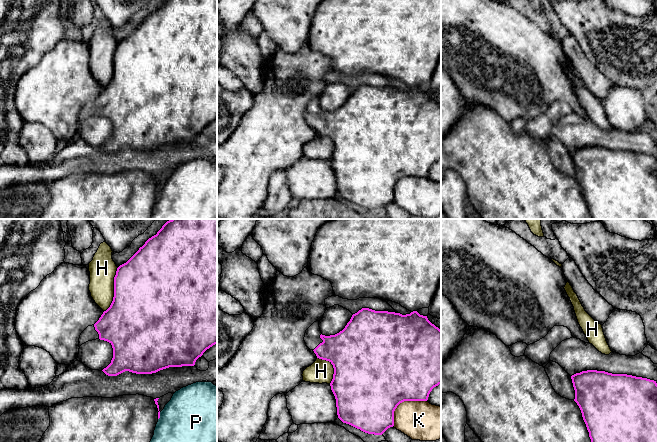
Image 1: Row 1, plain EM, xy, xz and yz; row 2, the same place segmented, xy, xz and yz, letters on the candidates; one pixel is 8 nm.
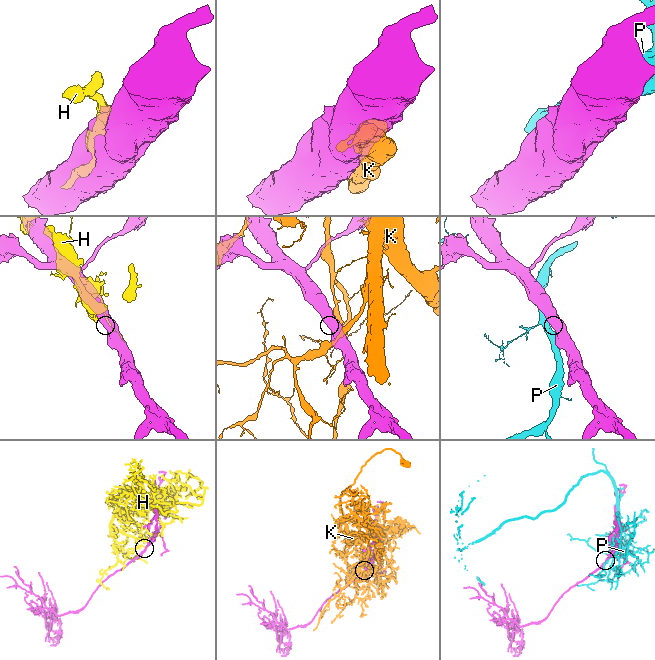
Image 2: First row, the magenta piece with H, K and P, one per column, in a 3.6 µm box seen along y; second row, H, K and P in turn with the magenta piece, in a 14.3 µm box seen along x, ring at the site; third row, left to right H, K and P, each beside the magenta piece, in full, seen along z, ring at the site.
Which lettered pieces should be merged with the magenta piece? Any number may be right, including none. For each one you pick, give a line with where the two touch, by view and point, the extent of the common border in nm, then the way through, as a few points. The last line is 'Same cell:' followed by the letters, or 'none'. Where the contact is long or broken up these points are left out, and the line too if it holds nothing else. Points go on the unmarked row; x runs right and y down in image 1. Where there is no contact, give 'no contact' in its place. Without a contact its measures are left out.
Same cell: none

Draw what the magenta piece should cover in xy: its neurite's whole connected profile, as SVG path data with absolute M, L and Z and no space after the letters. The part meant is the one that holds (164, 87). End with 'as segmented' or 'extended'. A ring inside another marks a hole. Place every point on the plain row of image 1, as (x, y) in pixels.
M164 0L126 39L120 41L114 53L113 77L99 96L81 109L79 123L96 115L109 118L113 124L111 139L102 146L108 152L117 152L125 147L152 150L169 143L194 142L207 125L217 120L217 0Z | extended

